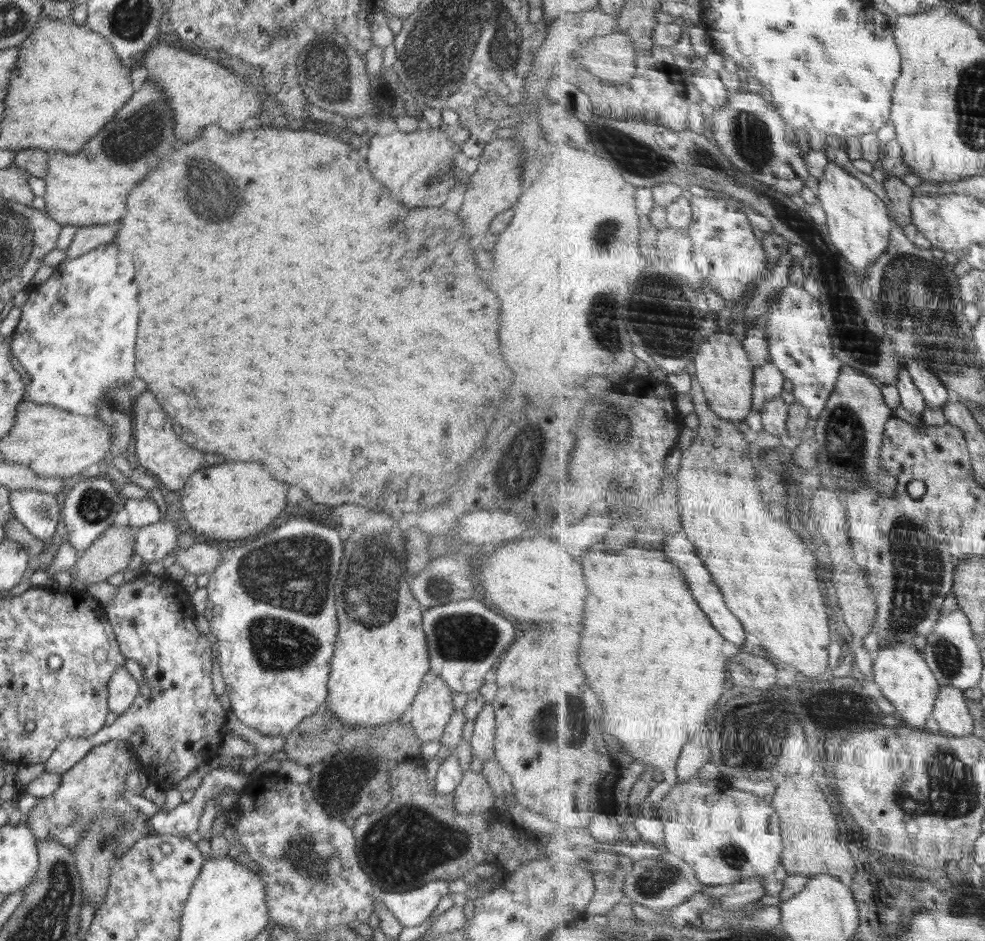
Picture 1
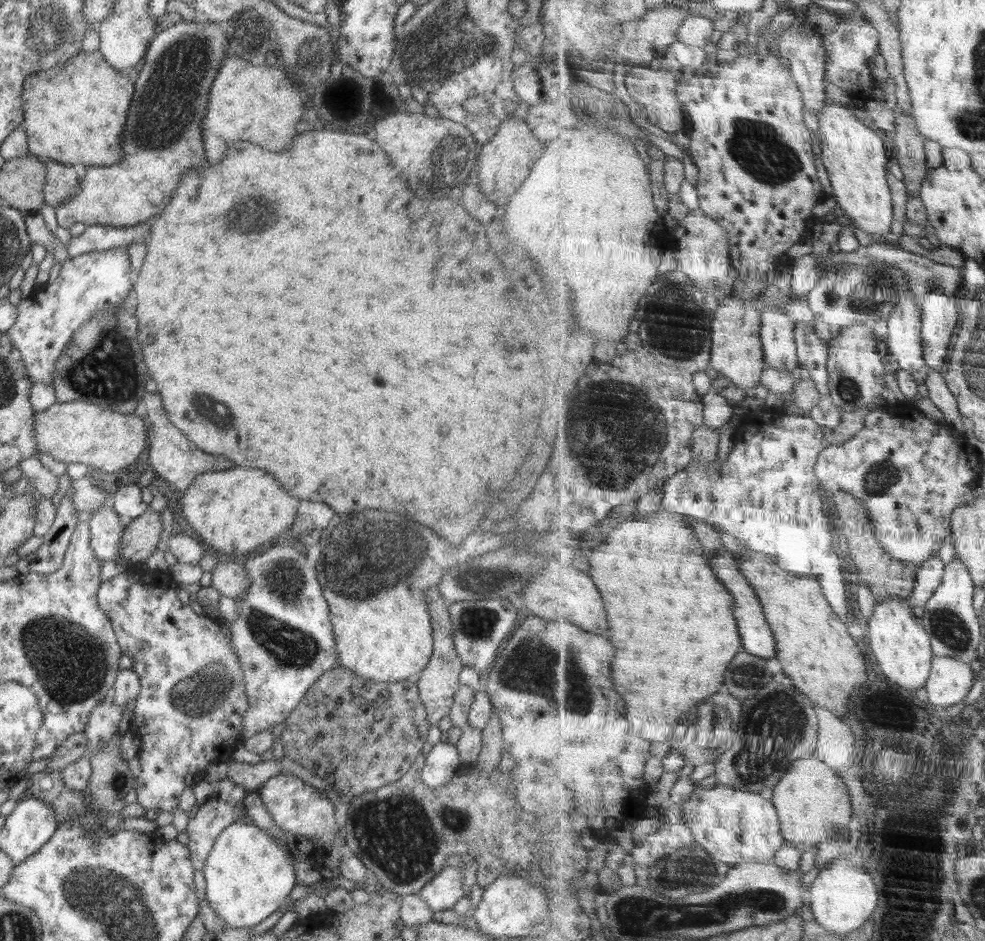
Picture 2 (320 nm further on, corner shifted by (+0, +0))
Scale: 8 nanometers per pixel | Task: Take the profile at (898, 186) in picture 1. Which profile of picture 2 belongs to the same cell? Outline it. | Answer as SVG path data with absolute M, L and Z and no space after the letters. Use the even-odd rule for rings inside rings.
M901 107L895 109L897 131L890 138L895 157L904 172L908 196L921 197L928 168L927 139L918 130L913 108L909 113Z

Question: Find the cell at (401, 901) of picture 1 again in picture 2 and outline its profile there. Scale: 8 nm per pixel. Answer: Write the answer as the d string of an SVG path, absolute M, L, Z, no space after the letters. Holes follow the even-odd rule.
M446 865L421 890L422 900L430 910L450 910L456 902L465 896L462 890L464 870L460 867Z

